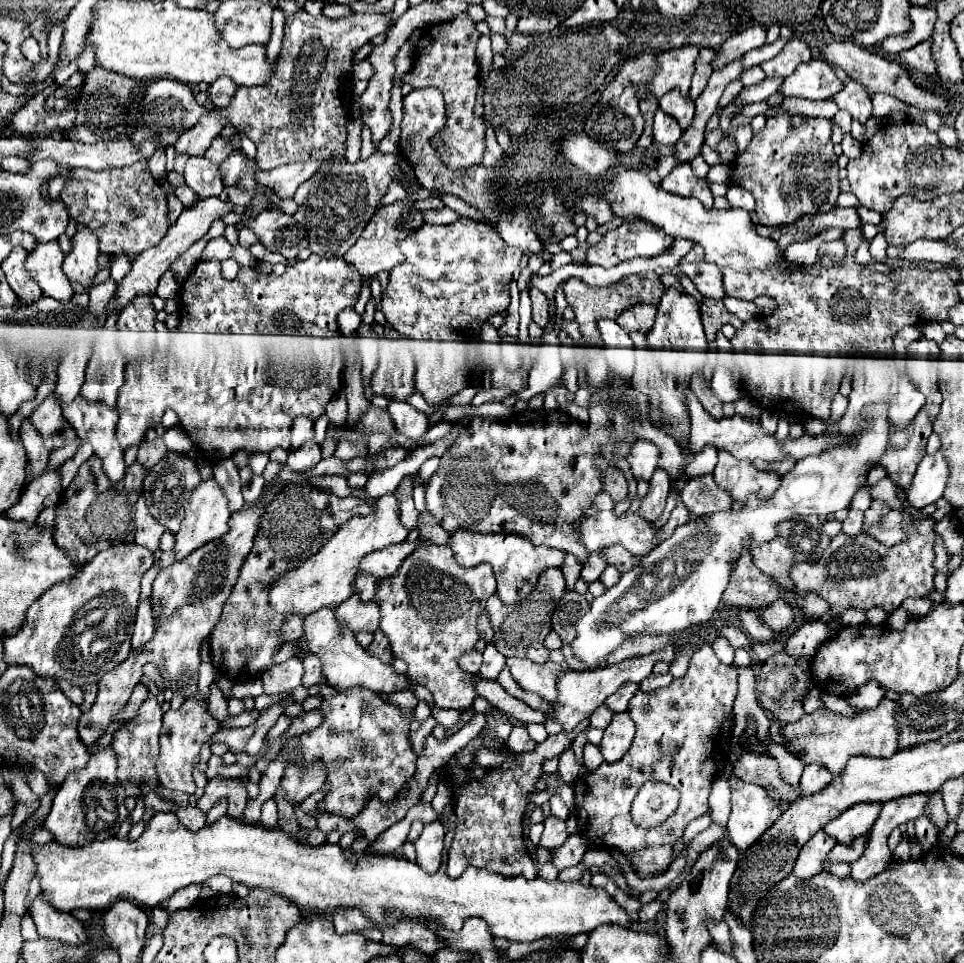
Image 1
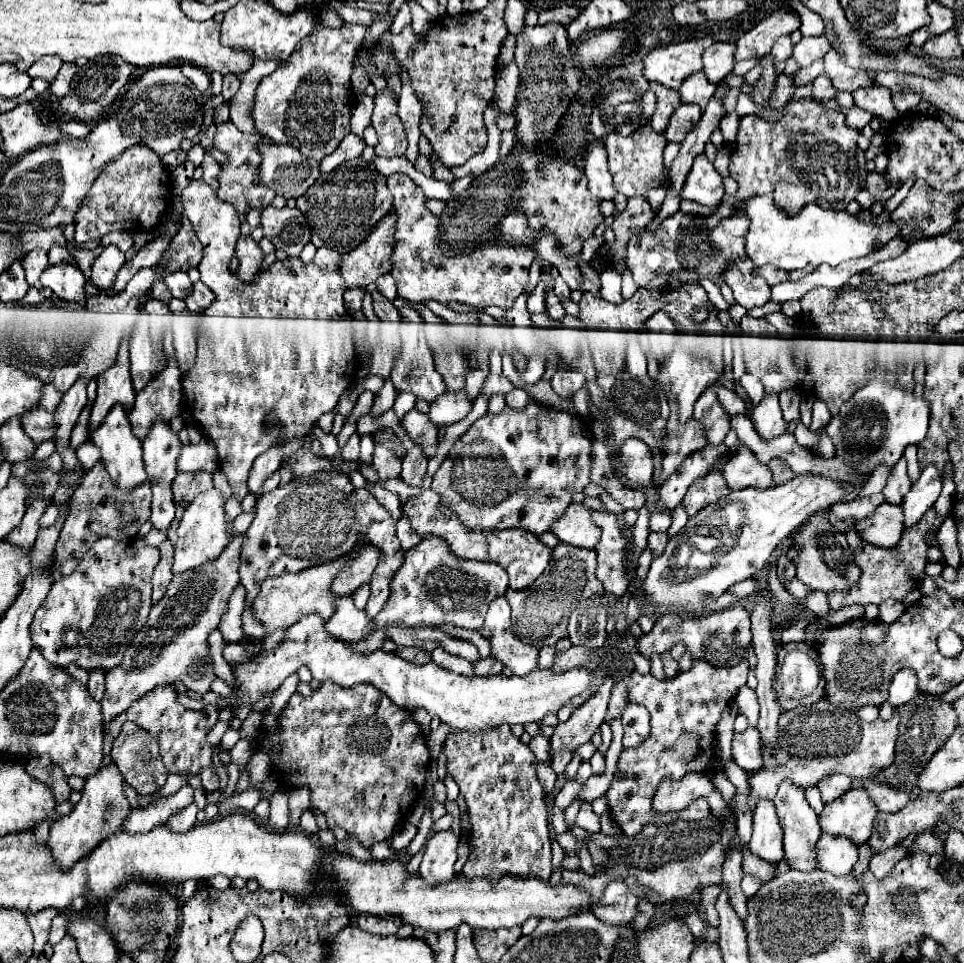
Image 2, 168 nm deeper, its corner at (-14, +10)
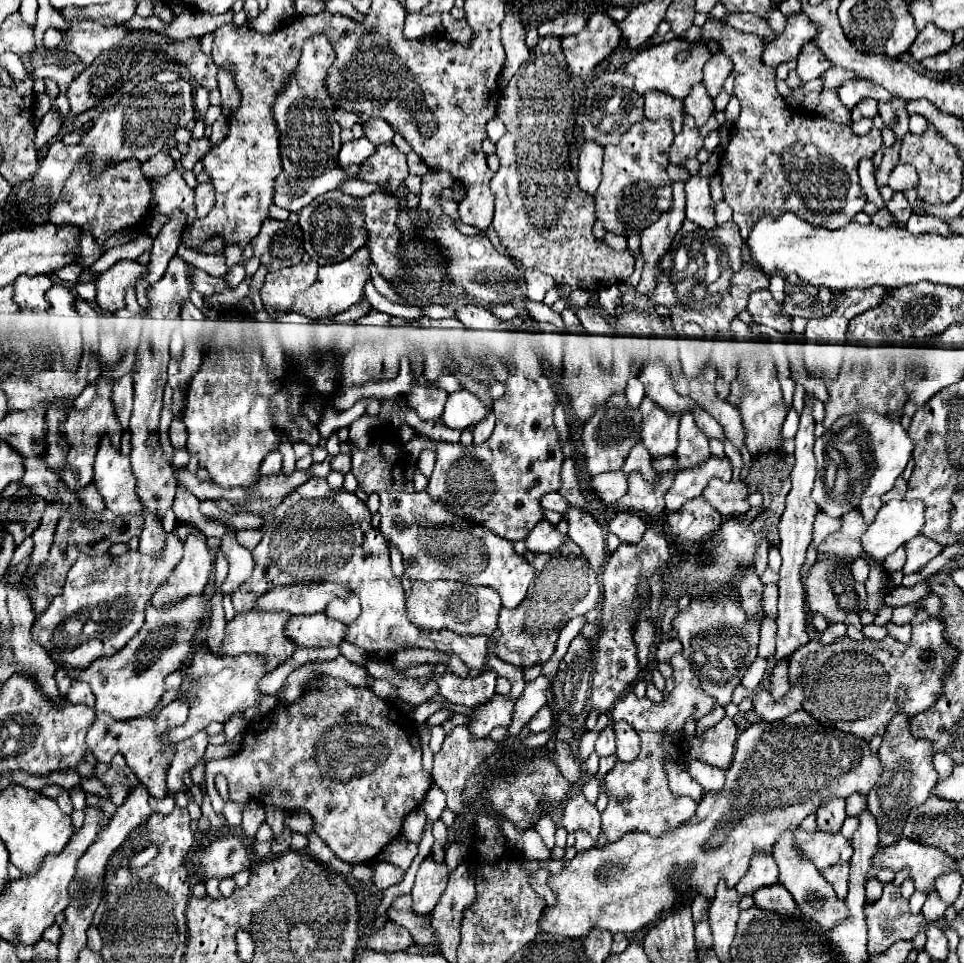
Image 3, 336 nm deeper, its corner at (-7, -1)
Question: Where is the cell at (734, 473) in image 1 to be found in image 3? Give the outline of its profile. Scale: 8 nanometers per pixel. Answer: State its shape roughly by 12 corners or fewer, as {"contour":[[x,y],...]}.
{"contour":[[743,481],[711,483],[701,493],[723,517],[747,513]]}

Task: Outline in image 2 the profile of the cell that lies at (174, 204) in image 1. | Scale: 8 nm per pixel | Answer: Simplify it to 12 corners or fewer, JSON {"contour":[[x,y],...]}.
{"contour":[[182,216],[168,272],[198,266],[203,246]]}

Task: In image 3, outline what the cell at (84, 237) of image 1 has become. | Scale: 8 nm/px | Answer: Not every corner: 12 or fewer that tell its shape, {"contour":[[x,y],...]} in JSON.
{"contour":[[119,261],[97,279],[97,305],[123,309],[147,265]]}

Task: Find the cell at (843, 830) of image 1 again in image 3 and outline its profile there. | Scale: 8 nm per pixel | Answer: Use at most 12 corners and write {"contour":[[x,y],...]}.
{"contour":[[795,831],[795,847],[819,871],[845,863],[853,847],[841,833]]}

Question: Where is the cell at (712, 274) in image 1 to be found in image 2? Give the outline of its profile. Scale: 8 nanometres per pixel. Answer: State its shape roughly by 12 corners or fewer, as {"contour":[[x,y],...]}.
{"contour":[[750,258],[726,264],[724,282],[746,310],[770,300],[770,286],[752,276]]}

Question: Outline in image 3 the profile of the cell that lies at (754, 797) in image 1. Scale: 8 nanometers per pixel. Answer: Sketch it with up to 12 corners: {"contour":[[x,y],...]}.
{"contour":[[755,855],[739,881],[739,895],[753,895],[779,881],[771,855]]}

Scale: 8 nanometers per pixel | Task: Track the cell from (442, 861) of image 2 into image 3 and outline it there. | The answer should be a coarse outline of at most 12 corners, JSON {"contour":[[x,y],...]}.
{"contour":[[421,863],[411,891],[413,911],[429,915],[447,887],[447,865]]}

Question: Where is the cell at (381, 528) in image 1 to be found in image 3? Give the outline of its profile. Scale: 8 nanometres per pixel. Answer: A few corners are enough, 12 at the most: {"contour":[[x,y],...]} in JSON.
{"contour":[[285,611],[235,615],[219,655],[255,653],[267,671],[285,663]]}

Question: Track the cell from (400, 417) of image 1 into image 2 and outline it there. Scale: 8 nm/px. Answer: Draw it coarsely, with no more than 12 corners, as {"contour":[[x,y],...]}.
{"contour":[[464,390],[446,392],[430,404],[436,426],[462,420],[472,402]]}

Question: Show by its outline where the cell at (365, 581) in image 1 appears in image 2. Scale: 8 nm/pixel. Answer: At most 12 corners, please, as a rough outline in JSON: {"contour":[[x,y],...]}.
{"contour":[[362,586],[352,594],[356,608],[364,608],[370,598],[370,586]]}

